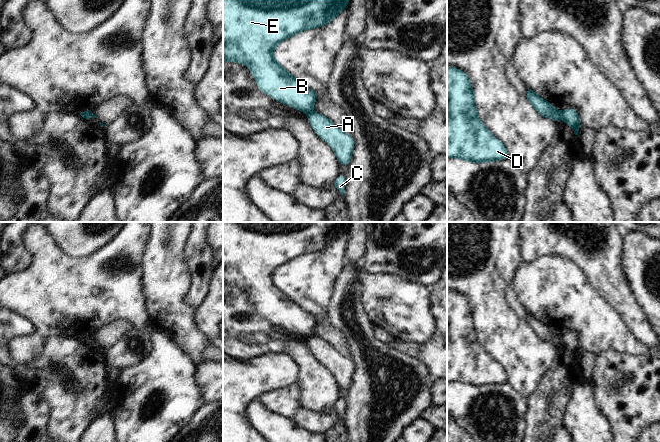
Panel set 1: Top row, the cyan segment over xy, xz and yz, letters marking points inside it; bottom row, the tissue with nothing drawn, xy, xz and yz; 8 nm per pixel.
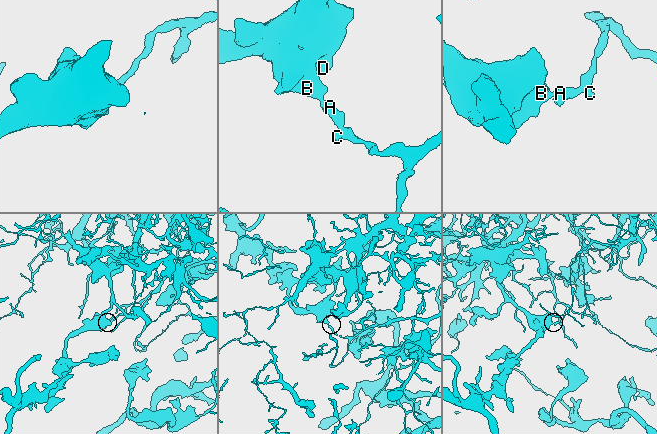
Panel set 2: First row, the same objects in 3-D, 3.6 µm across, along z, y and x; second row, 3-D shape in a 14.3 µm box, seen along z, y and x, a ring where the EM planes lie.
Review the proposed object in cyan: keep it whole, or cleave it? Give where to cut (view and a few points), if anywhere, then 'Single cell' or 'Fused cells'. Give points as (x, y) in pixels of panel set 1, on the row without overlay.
Split along yz (560, 336), (561, 343). Fused cells.

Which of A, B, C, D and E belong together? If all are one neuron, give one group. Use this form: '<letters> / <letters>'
A C / B D E

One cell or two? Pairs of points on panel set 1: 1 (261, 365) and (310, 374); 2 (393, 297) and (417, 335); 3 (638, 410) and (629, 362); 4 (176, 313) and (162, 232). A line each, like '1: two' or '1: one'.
1: two
2: one
3: one
4: one

